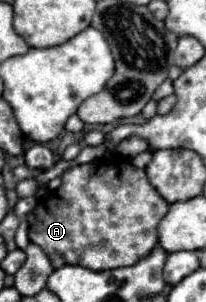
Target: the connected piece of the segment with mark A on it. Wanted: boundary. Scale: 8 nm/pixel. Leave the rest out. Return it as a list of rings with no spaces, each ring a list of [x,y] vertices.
[[[97,160],[69,168],[61,180],[63,184],[57,190],[59,200],[45,200],[43,206],[35,208],[35,222],[29,228],[29,240],[45,250],[53,268],[61,268],[65,264],[77,264],[91,270],[131,266],[157,246],[157,224],[167,214],[169,204],[149,184],[145,170],[137,170],[125,160]]]

